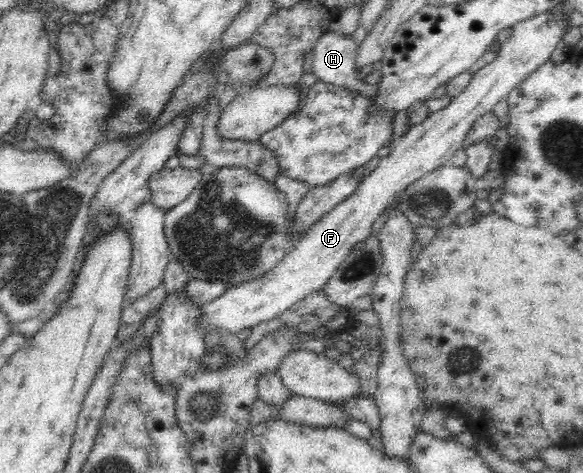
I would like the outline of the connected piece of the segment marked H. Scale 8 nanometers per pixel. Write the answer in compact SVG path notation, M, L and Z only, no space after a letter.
M328 29L321 34L313 48L312 72L318 76L318 80L361 93L366 97L373 96L376 90L375 84L365 83L356 72L355 59L358 48L359 45L354 41L351 34Z

